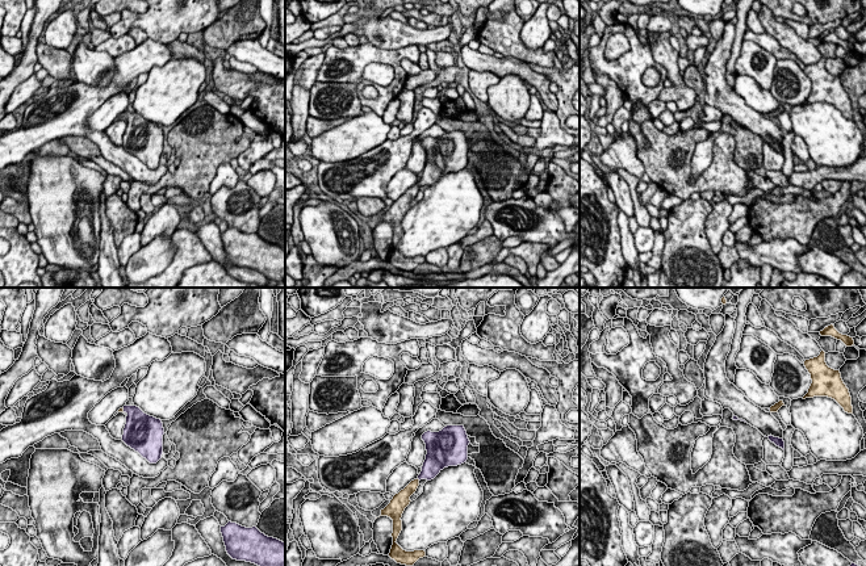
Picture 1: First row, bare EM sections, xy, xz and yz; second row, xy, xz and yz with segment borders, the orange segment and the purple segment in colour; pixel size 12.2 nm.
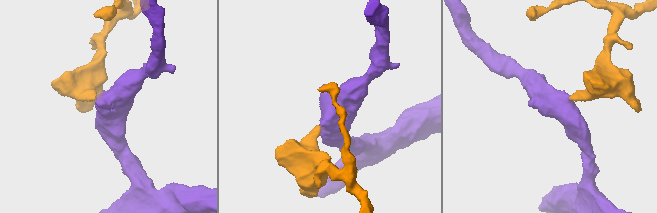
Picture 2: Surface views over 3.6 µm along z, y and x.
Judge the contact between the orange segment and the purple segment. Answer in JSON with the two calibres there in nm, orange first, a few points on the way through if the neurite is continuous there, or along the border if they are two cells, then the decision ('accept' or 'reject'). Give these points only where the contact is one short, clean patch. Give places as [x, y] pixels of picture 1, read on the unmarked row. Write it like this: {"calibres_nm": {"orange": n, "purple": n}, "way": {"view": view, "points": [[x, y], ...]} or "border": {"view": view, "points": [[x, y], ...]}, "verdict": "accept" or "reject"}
{"calibres_nm": {"orange": 60, "purple": 300}, "way": {"view": "xy", "points": [[121, 116], [122, 116], [138, 129]]}, "verdict": "accept"}

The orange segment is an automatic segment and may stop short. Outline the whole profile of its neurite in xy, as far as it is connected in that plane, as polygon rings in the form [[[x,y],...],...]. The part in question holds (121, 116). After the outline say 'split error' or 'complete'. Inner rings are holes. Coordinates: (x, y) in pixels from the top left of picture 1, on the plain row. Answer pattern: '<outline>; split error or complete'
[[[124,112],[118,118],[127,120],[122,147],[150,169],[156,169],[163,160],[162,126],[145,120],[137,112]]]; split error

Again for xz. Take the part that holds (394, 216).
[[[419,185],[411,186],[403,196],[393,202],[390,209],[381,215],[380,222],[388,222],[393,226],[393,251],[389,263],[397,269],[413,272],[419,264],[426,263],[424,256],[406,257],[396,247],[402,236],[402,219],[405,214],[410,210],[410,202],[417,197],[419,192]]]; complete

